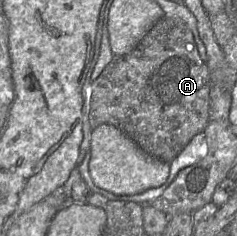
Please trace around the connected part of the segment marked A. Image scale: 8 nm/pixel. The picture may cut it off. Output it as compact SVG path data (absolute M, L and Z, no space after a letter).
M163 17L160 19L139 44L128 54L114 57L113 60L104 68L97 79L89 85L89 123L92 128L101 124L110 124L116 126L127 134L137 146L148 156L171 163L188 145L194 136L203 133L210 119L210 78L209 69L206 62L203 62L199 56L194 37L186 24L178 18Z

